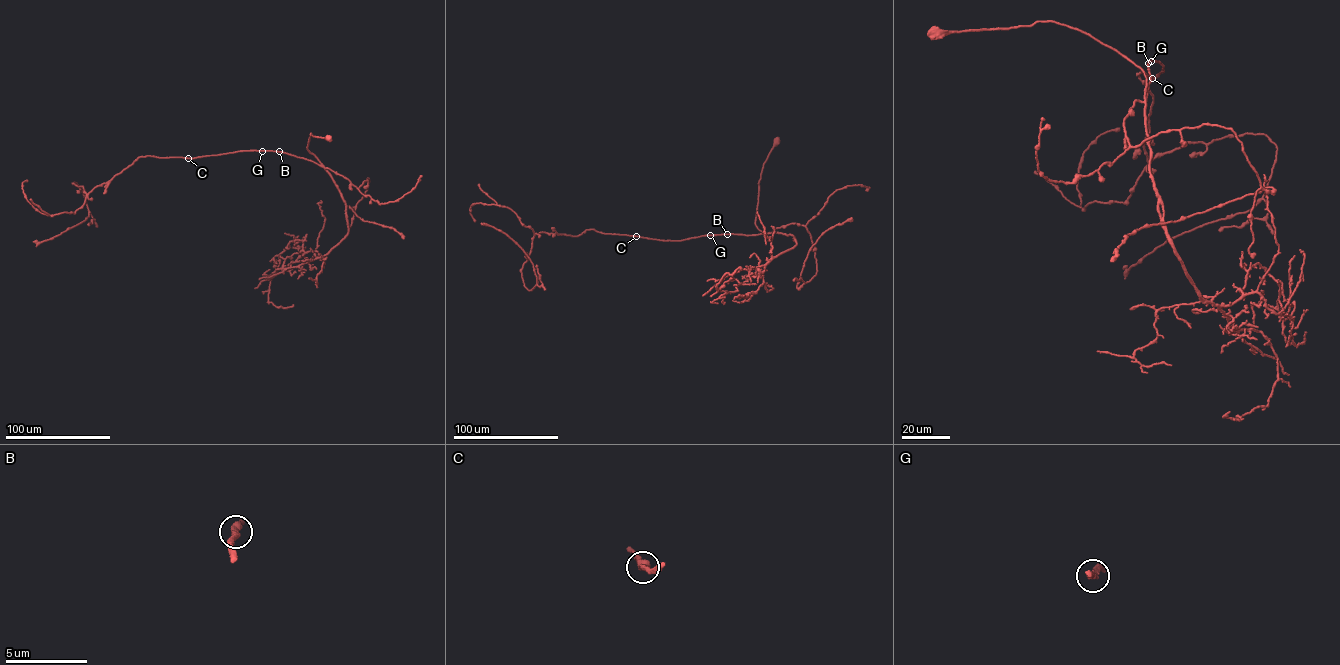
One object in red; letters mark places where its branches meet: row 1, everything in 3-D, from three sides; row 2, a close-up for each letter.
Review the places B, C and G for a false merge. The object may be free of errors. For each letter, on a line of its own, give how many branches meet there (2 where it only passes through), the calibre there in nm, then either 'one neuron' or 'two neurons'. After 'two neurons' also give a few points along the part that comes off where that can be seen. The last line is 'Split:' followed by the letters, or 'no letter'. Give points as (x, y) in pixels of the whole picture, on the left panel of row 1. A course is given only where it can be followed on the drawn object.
B: 2 | 320 nm | one neuron
C: 2 | 280 nm | one neuron
G: 2 | 280 nm | one neuron
Split: no letter

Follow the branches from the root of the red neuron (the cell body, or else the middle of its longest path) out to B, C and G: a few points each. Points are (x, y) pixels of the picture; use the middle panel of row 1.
B: (778, 141), (762, 170), (755, 221), (762, 232), (772, 232), (727, 234)
C: (778, 141), (762, 170), (755, 221), (762, 232), (771, 233), (707, 235), (680, 240), (636, 236)
G: (778, 141), (762, 170), (755, 221), (762, 232), (772, 232), (710, 235)

